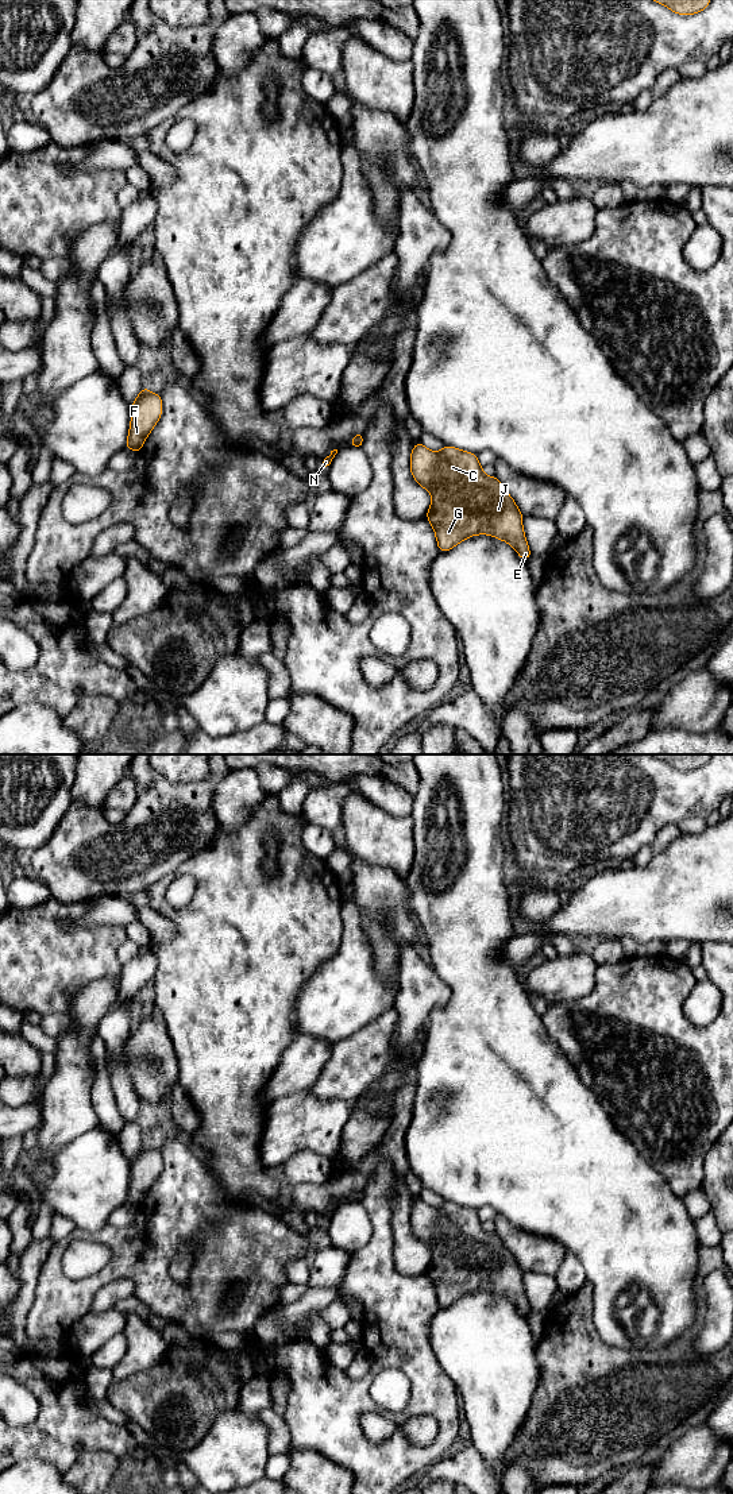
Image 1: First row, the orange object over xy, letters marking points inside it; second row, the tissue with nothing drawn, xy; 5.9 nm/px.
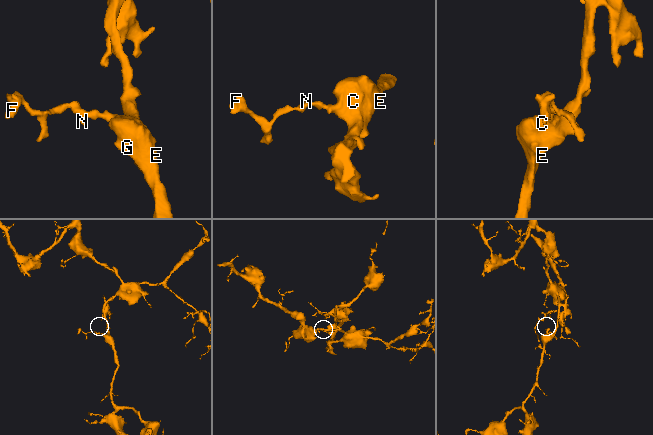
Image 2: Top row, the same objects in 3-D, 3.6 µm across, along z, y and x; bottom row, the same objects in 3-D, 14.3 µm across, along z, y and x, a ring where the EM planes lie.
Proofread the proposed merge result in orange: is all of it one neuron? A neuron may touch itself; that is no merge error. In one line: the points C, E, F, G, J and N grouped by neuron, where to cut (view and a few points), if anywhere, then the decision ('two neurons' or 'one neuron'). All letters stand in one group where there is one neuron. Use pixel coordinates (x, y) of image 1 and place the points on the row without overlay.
C E G J N / F; cut in xy along (153, 1149), (145, 1150), (131, 1165); two neurons

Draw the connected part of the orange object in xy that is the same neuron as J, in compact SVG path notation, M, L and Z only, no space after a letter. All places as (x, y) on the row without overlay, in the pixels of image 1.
M417 1197L410 1211L410 1228L431 1248L432 1259L425 1273L435 1286L440 1308L450 1306L467 1293L490 1290L510 1300L522 1316L529 1315L532 1309L522 1286L524 1271L501 1238L482 1227L477 1211L451 1201L433 1208Z

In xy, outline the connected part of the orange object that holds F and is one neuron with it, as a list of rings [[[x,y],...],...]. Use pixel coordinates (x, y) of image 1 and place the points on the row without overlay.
[[[159,1150],[142,1153],[131,1165],[131,1181],[126,1204],[140,1208],[144,1196],[162,1170],[162,1155]]]

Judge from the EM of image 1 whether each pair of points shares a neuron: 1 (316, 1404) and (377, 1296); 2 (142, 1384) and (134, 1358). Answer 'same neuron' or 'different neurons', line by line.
1: same neuron
2: different neurons

